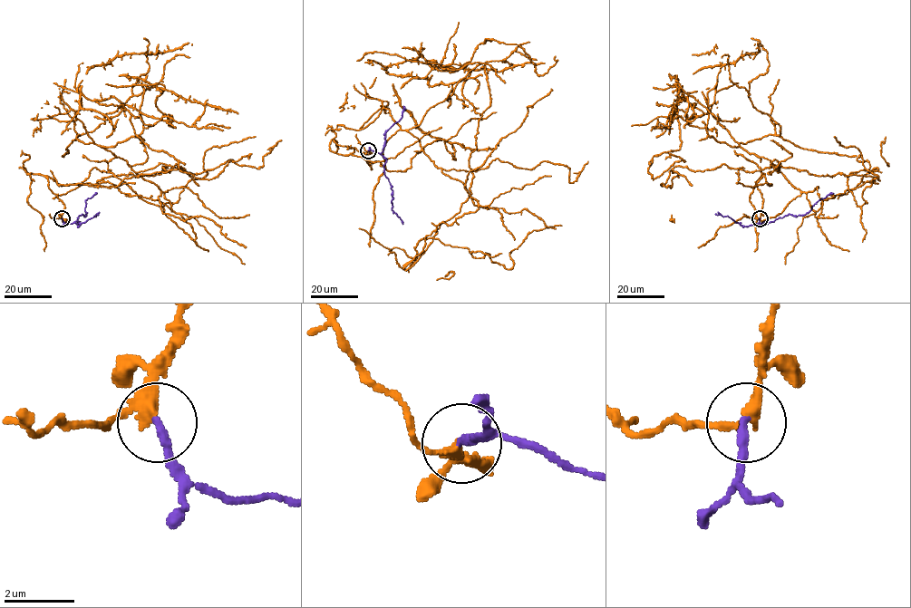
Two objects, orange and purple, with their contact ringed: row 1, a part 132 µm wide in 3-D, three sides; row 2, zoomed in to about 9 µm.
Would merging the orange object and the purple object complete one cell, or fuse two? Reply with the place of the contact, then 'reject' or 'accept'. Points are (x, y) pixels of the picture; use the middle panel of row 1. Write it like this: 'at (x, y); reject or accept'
at (368, 150); reject

